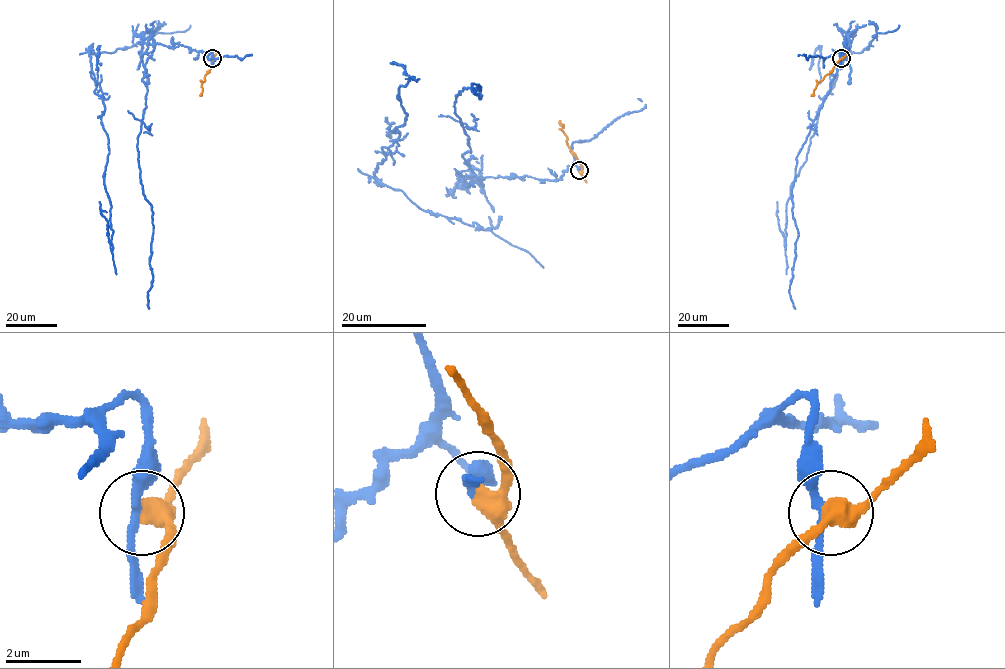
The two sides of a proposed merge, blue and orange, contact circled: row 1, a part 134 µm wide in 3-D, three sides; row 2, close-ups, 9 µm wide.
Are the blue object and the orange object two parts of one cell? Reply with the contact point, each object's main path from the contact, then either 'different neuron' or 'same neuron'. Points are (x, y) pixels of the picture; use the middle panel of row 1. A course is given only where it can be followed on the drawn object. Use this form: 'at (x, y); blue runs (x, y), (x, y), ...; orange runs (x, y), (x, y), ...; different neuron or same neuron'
at (579, 170); blue runs (578, 171), (473, 177), (492, 228), (420, 209), (374, 176), (414, 78), (390, 63); orange runs (578, 171), (582, 170), (581, 162), (567, 143), (560, 120); different neuron

